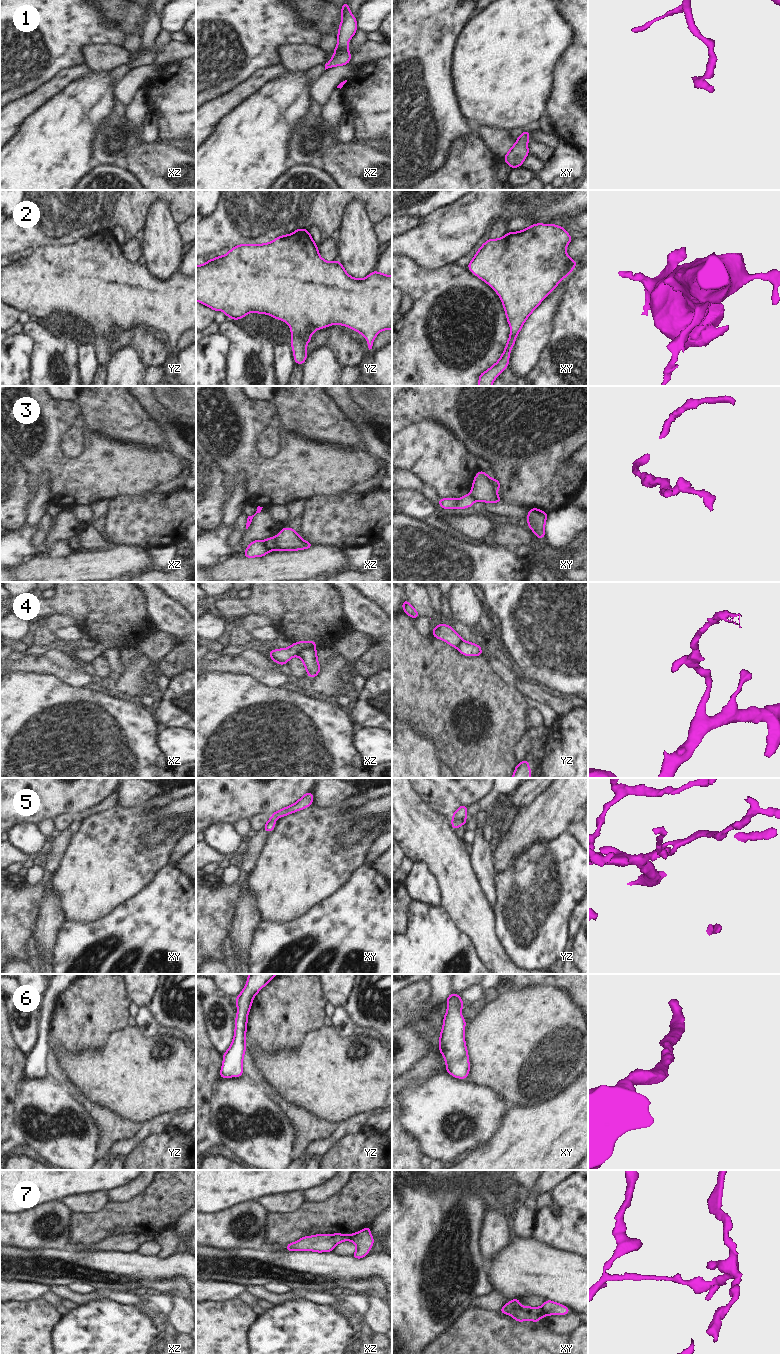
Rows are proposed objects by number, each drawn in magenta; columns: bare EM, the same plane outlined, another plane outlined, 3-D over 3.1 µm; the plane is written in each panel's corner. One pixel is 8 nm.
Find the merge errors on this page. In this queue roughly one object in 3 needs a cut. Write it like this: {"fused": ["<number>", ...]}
{"fused": ["3", "4", "5", "7"]}

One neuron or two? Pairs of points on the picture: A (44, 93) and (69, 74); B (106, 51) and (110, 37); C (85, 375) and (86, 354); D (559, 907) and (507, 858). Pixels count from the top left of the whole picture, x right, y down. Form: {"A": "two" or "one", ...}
{"A": "one", "B": "two", "C": "one", "D": "two"}

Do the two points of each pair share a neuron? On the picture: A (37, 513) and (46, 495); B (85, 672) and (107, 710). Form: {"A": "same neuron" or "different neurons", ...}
{"A": "same neuron", "B": "different neurons"}

